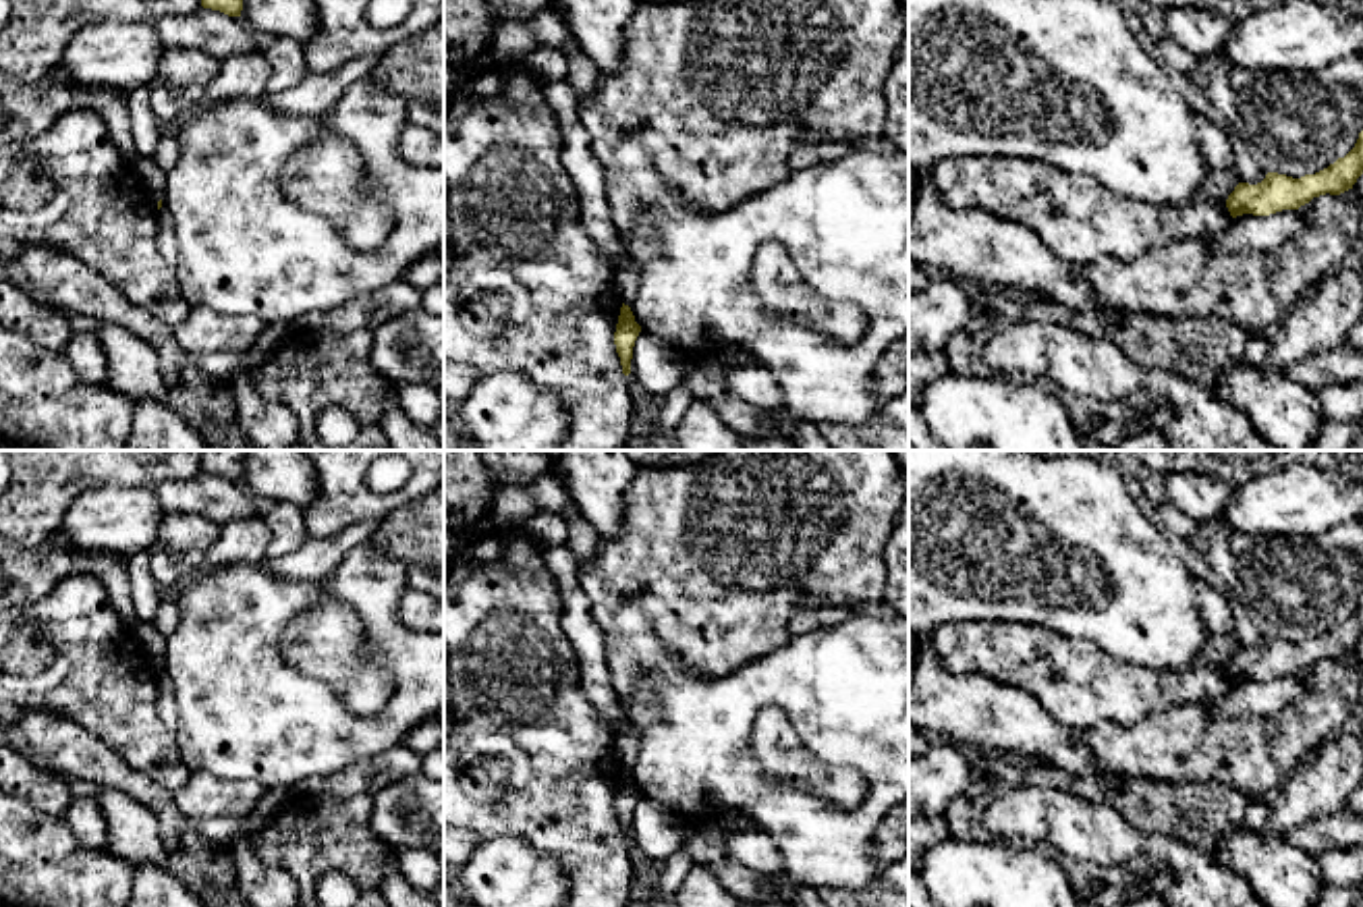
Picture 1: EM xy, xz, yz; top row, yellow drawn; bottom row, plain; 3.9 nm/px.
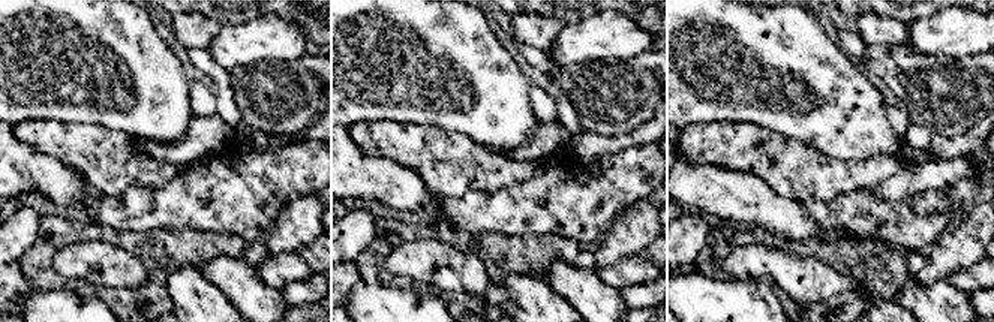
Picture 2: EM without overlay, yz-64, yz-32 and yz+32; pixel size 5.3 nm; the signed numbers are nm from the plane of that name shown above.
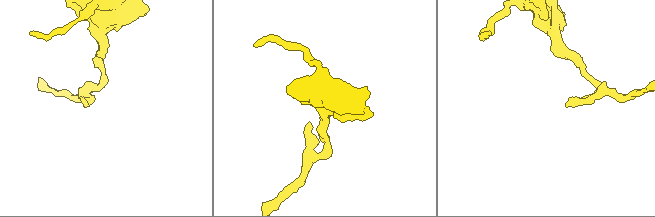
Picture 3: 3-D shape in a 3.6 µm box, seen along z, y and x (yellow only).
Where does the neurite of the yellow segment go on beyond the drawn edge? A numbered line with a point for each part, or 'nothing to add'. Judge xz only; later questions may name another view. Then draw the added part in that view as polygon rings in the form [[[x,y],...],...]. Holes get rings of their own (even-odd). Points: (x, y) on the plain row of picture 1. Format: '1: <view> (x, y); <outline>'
nothing to add

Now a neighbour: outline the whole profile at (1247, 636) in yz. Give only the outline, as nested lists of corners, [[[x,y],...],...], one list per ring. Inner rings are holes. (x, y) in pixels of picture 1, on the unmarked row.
[[[1226,592],[1226,596],[1232,606],[1234,635],[1239,637],[1241,648],[1249,648],[1249,650],[1261,648],[1268,637],[1255,629],[1245,606],[1232,594]]]

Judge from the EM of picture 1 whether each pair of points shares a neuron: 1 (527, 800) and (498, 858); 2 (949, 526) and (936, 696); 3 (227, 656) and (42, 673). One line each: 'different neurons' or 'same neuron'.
1: different neurons
2: different neurons
3: different neurons

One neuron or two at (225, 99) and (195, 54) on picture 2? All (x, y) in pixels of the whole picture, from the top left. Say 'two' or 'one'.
one

